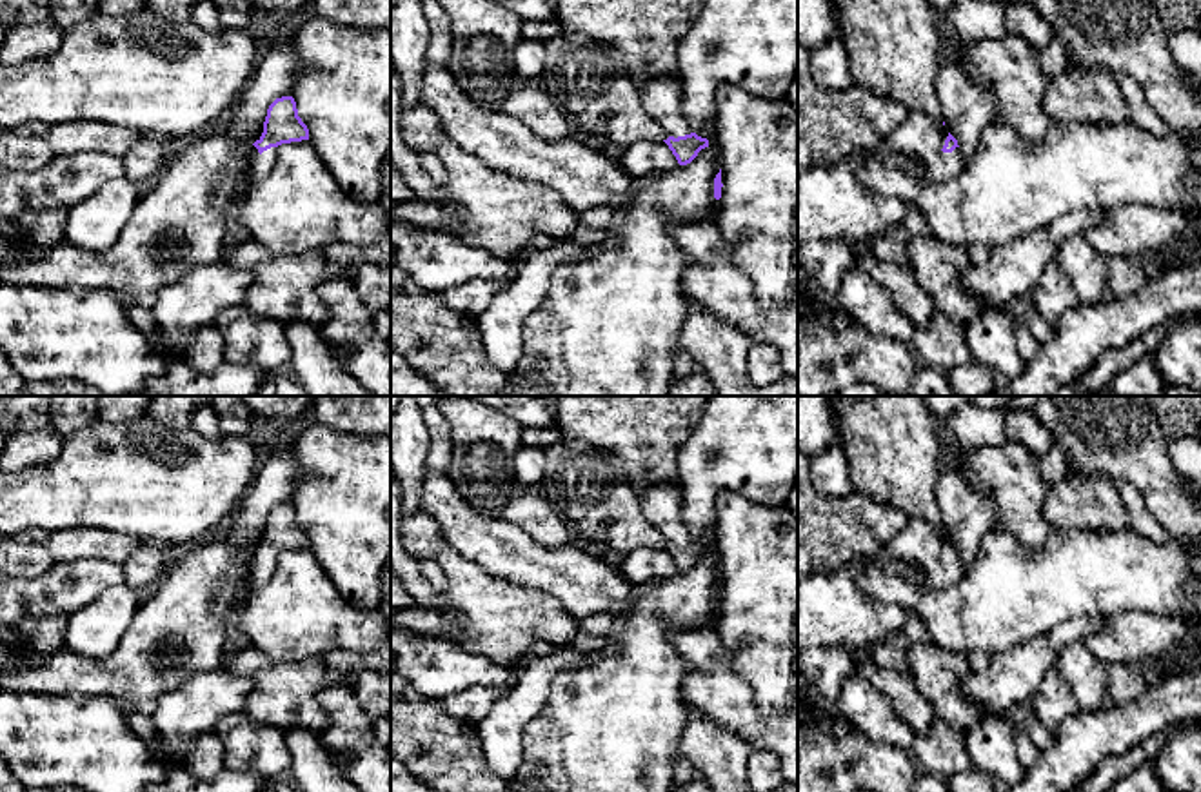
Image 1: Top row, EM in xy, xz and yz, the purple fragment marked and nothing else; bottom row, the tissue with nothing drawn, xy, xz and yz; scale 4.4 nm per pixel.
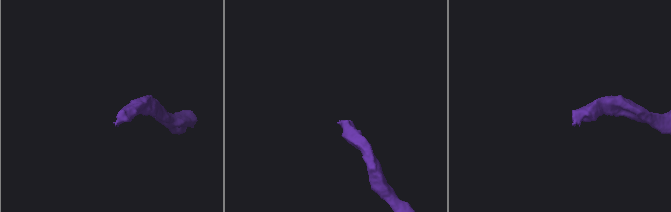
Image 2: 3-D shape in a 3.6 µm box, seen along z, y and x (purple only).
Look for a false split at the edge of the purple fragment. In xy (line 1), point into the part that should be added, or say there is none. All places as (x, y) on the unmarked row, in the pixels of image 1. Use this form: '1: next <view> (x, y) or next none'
1: next xy (260, 573)

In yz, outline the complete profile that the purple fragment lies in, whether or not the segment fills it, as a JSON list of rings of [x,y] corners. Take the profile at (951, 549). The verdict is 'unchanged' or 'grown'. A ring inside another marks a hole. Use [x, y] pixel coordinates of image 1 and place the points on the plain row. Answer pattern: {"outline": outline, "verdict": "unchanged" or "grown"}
{"outline": [[[908,520],[879,556],[816,572],[798,585],[798,656],[809,647],[867,654],[876,641],[905,627],[908,610],[876,601],[859,589],[863,570],[885,559],[919,569],[934,589],[952,585],[965,574],[958,547],[947,536],[923,520]]], "verdict": "grown"}

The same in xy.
{"outline": [[[293,503],[276,505],[263,529],[262,543],[253,550],[249,563],[249,585],[265,585],[274,574],[278,554],[282,550],[309,547],[309,536],[298,523]]], "verdict": "grown"}

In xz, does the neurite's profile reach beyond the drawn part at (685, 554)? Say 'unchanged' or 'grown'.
grown

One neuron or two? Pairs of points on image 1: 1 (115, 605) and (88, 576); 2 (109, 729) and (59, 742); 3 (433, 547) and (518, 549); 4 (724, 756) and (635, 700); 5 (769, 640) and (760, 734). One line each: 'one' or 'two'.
1: two
2: one
3: two
4: two
5: two

